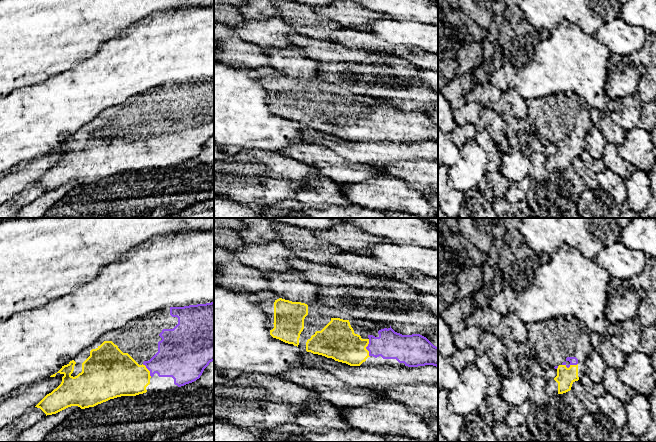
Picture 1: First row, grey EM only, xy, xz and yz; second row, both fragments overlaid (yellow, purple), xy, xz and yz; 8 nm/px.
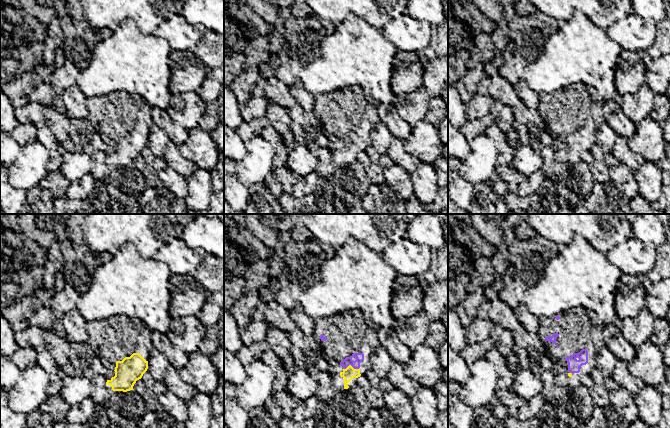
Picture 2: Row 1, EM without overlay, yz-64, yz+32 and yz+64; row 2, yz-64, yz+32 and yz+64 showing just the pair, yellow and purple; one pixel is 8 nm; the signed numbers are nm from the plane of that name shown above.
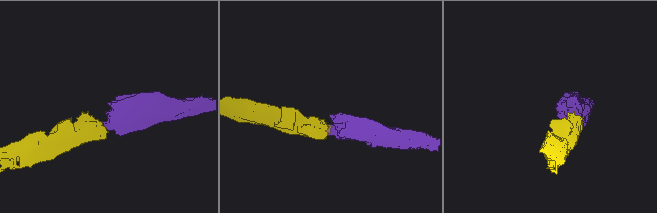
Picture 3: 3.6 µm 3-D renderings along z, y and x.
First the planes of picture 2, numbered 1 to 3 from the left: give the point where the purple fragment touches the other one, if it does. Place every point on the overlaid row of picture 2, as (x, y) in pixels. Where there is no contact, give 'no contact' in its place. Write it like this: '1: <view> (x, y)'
1: no contact
2: yz+32 (351, 366)
3: yz+64 (570, 373)

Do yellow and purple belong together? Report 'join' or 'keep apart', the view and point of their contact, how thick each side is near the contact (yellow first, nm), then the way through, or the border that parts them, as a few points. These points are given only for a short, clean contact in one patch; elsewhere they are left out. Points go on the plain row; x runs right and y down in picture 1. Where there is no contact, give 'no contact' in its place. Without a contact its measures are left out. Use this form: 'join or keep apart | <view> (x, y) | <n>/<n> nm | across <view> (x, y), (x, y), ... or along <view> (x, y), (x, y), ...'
join | yz (570, 142) | 150/60 nm | across yz (565, 153), (570, 147), (570, 142), (573, 136)

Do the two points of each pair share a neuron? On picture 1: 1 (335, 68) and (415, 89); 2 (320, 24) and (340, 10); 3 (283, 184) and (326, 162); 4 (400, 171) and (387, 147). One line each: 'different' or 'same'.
1: same
2: different
3: different
4: different

